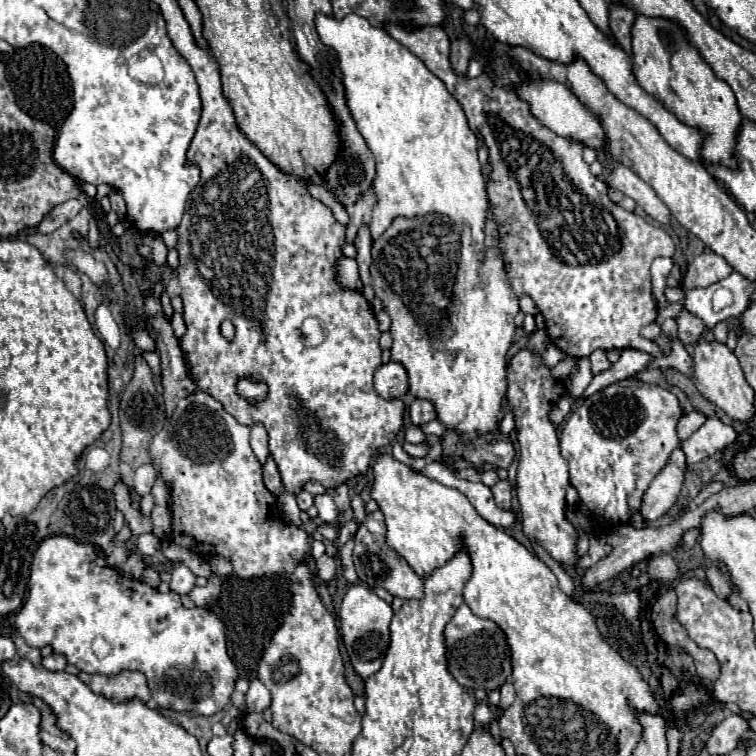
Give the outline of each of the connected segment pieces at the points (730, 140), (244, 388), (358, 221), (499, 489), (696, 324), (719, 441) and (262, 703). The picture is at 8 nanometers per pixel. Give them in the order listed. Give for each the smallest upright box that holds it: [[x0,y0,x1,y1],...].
[[631,17,741,167],[235,377,267,405],[345,189,375,243],[493,481,511,511],[677,313,703,345],[683,419,737,467],[245,679,271,713]]

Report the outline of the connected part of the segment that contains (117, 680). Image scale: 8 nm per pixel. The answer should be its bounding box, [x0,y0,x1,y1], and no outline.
[79,671,151,701]

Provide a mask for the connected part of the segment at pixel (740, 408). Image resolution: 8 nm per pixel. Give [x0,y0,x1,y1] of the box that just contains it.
[691,339,755,423]

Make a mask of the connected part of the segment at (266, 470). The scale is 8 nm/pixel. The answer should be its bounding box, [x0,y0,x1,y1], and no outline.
[263,457,285,497]

